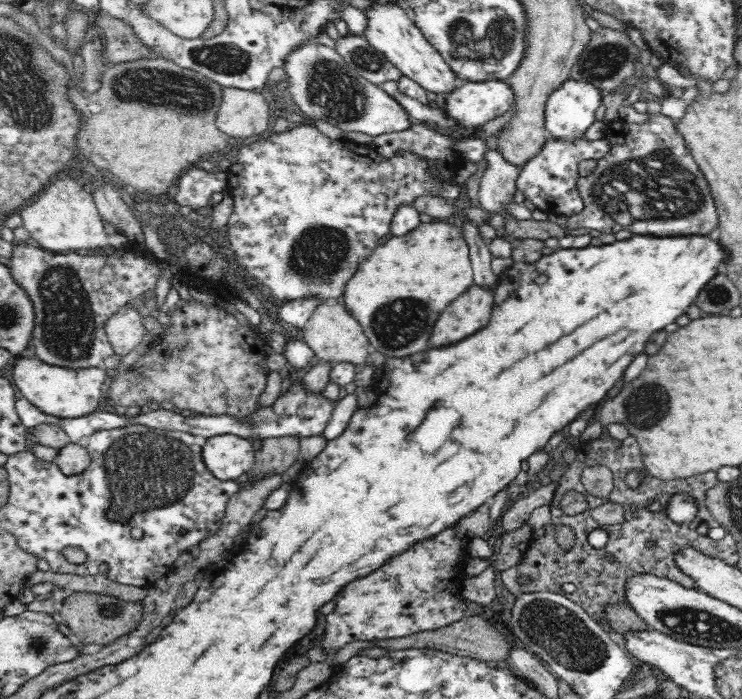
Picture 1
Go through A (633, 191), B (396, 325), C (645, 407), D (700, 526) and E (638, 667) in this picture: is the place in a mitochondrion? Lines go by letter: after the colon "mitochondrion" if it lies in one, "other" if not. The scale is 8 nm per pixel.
A: mitochondrion
B: mitochondrion
C: mitochondrion
D: other
E: other

